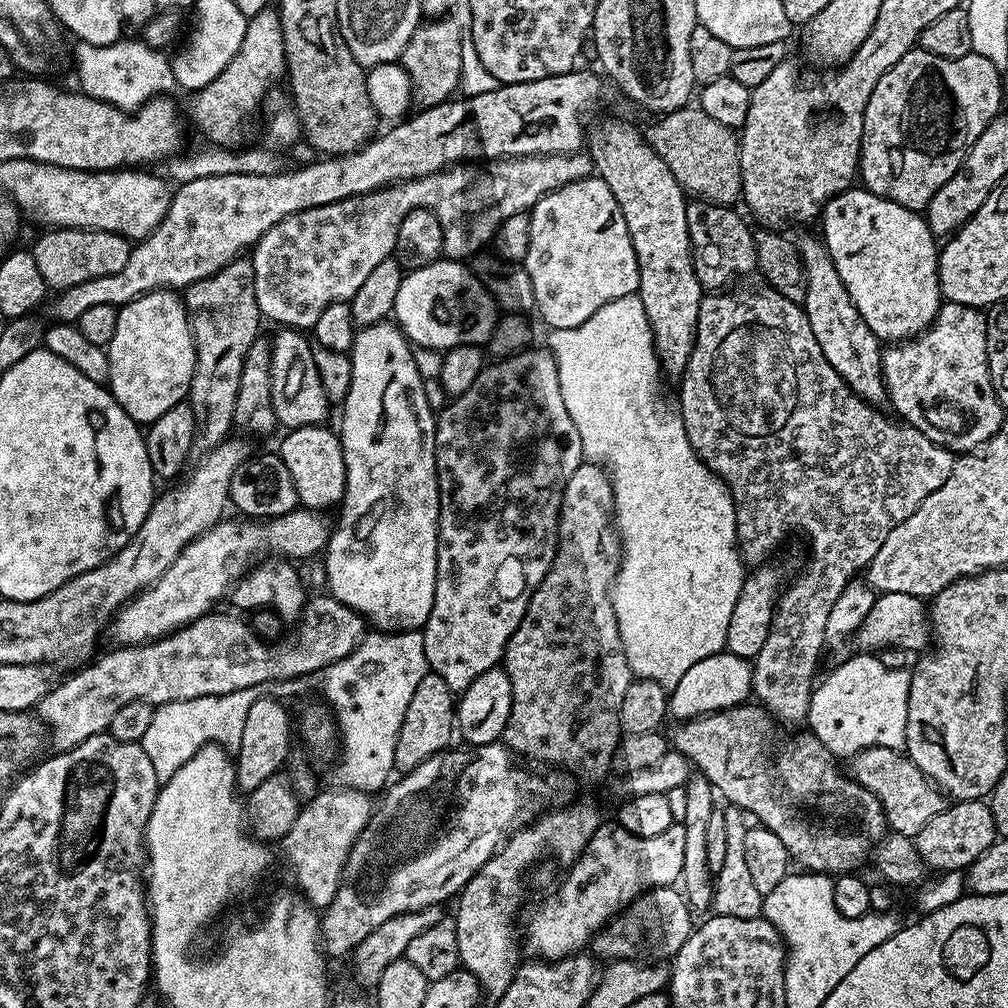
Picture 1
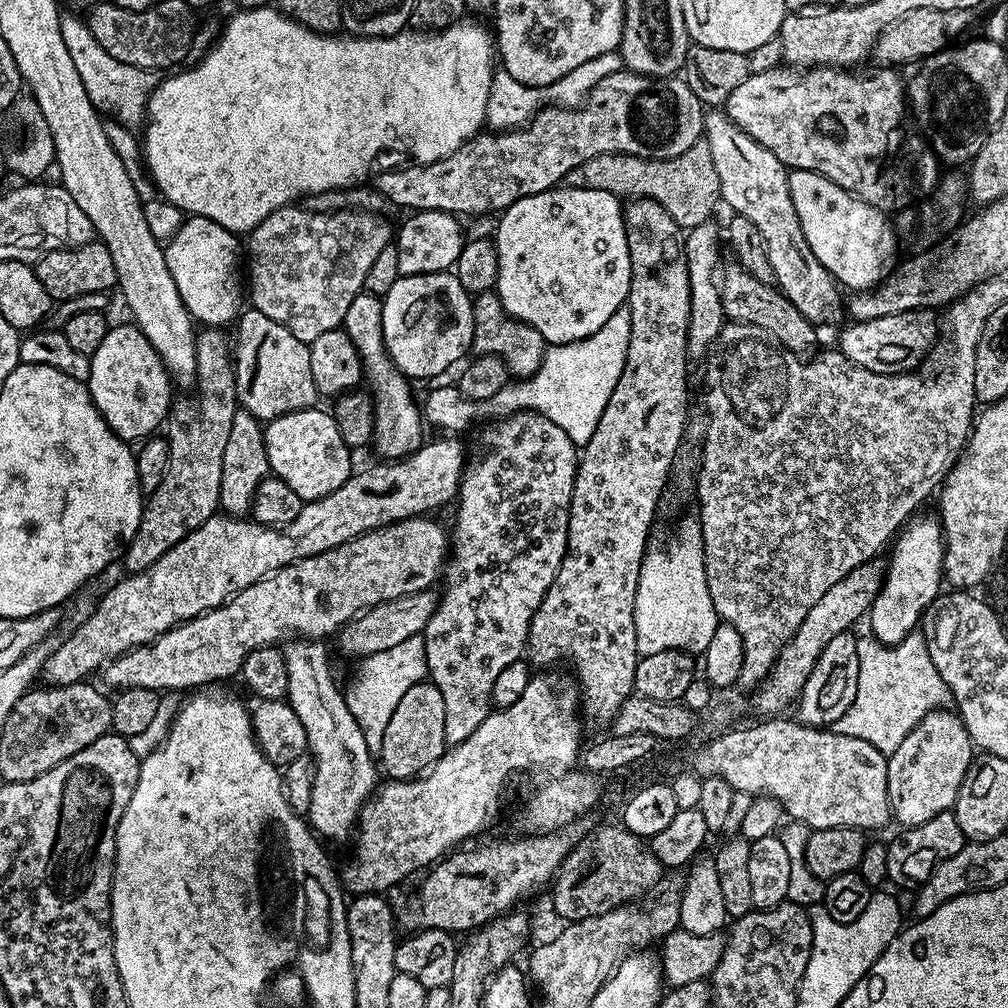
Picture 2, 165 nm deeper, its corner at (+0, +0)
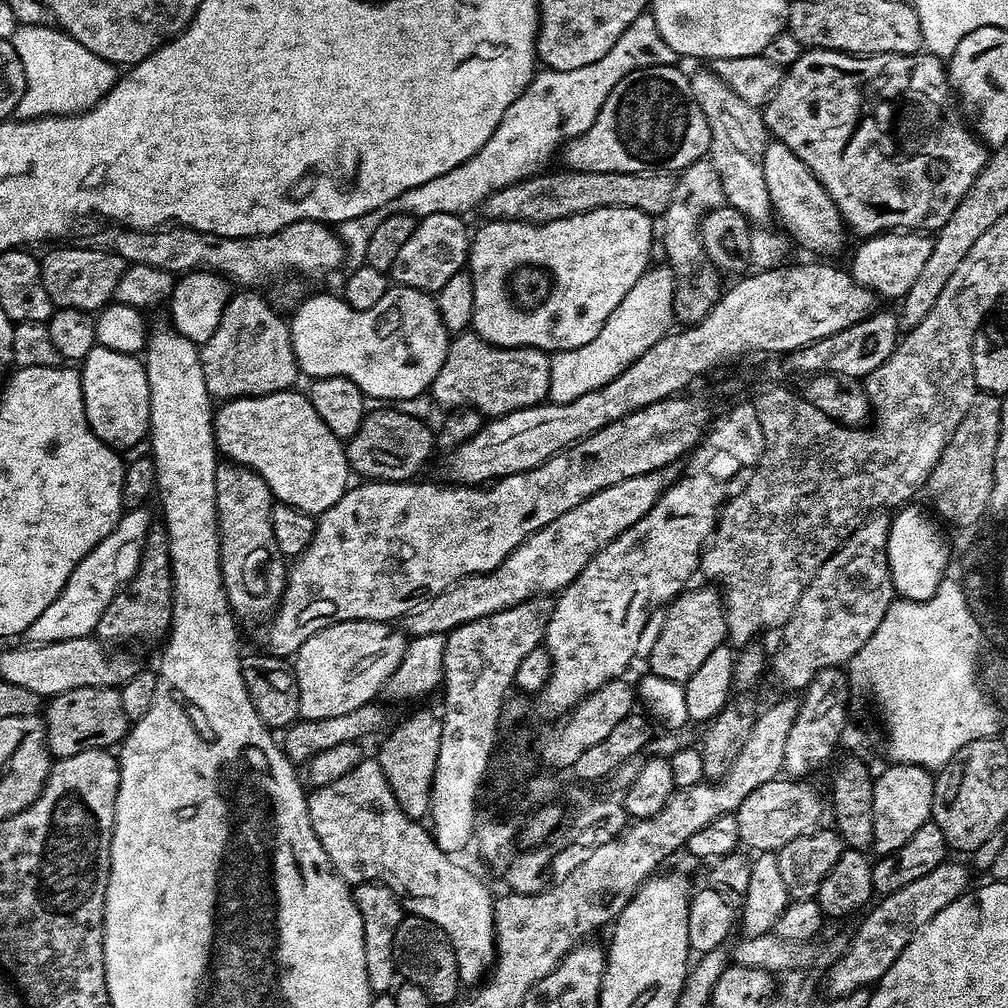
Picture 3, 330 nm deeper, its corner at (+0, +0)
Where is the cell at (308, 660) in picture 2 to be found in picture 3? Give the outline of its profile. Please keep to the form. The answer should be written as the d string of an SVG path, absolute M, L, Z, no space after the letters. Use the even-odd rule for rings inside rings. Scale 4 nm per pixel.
M379 759L360 760L358 766L354 766L350 774L342 774L338 782L330 782L330 786L315 789L308 796L308 813L314 834L318 842L322 842L322 850L326 850L328 860L345 884L385 884L400 900L405 913L434 922L434 926L438 926L442 934L450 938L450 946L454 946L454 958L458 962L461 985L476 986L487 977L496 956L494 895L470 869L463 868L456 861L459 859L443 852L436 845L431 831L421 821L410 819L400 809L398 798L394 798L390 790L390 782L386 782L386 774L382 774Z

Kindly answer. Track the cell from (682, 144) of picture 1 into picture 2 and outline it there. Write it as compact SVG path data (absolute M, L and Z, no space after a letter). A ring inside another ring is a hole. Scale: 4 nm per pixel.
M707 142L690 146L690 150L669 160L651 160L641 156L627 156L621 152L598 154L582 166L574 166L564 175L563 183L570 188L606 190L621 198L647 198L658 202L674 218L682 230L697 228L713 219L712 207L720 200L718 174L714 170L714 157Z

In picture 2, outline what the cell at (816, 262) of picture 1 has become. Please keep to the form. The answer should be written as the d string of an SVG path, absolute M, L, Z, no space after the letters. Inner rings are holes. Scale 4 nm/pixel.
M712 110L704 118L704 136L714 157L714 170L718 174L720 200L728 203L735 215L750 218L762 234L766 246L766 258L774 270L775 287L805 318L817 326L832 324L842 316L841 289L836 280L828 273L826 266L814 258L806 234L802 234L802 222L794 210L788 185L789 169L766 150L754 138L750 138L723 110Z

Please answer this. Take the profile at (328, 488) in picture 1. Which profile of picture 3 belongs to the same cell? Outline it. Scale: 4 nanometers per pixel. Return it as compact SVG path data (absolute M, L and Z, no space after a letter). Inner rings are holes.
M303 391L240 396L215 409L212 429L221 457L242 464L263 478L273 497L309 514L330 510L350 487L345 445L318 418Z

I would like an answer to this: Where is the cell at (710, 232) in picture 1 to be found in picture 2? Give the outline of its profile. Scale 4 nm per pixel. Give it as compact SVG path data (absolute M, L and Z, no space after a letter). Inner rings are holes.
M738 263L729 264L729 268L727 265L723 269L720 280L720 297L725 317L737 324L753 324L765 337L771 338L779 347L786 348L789 352L811 353L813 351L811 348L816 344L817 325L811 324L800 313L798 306L794 306L794 302L787 300L779 288L758 282L758 278L751 276Z

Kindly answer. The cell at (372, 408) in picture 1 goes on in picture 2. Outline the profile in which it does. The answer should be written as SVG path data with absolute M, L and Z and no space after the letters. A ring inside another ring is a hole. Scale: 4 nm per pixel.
M361 291L350 303L343 322L343 330L354 342L354 346L360 355L360 361L364 363L364 374L367 387L370 389L372 402L372 439L371 447L376 447L377 457L391 462L409 456L416 451L422 443L420 435L426 432L422 423L422 408L419 403L412 401L412 388L409 377L392 364L388 351L384 345L382 334L382 306L383 299L373 292Z

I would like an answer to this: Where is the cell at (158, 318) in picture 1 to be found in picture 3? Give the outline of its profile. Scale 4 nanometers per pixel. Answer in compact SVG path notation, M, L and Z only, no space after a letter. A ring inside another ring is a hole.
M97 346L86 354L78 368L80 395L84 402L88 425L104 444L117 450L132 448L149 435L150 386L146 378L144 361L139 355L119 352L116 348Z

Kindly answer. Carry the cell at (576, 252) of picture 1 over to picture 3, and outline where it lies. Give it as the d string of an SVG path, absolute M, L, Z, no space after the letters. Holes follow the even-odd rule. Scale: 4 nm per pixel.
M599 208L590 210L586 214L574 214L570 218L558 218L554 222L545 224L527 224L521 220L490 220L481 223L481 228L471 233L468 246L468 262L466 271L474 282L474 314L472 315L471 331L475 332L486 342L490 342L499 348L541 348L544 352L555 354L574 350L578 346L586 346L598 330L614 314L618 302L630 294L630 286L642 278L642 274L648 271L652 256L652 220L649 213L633 208Z

